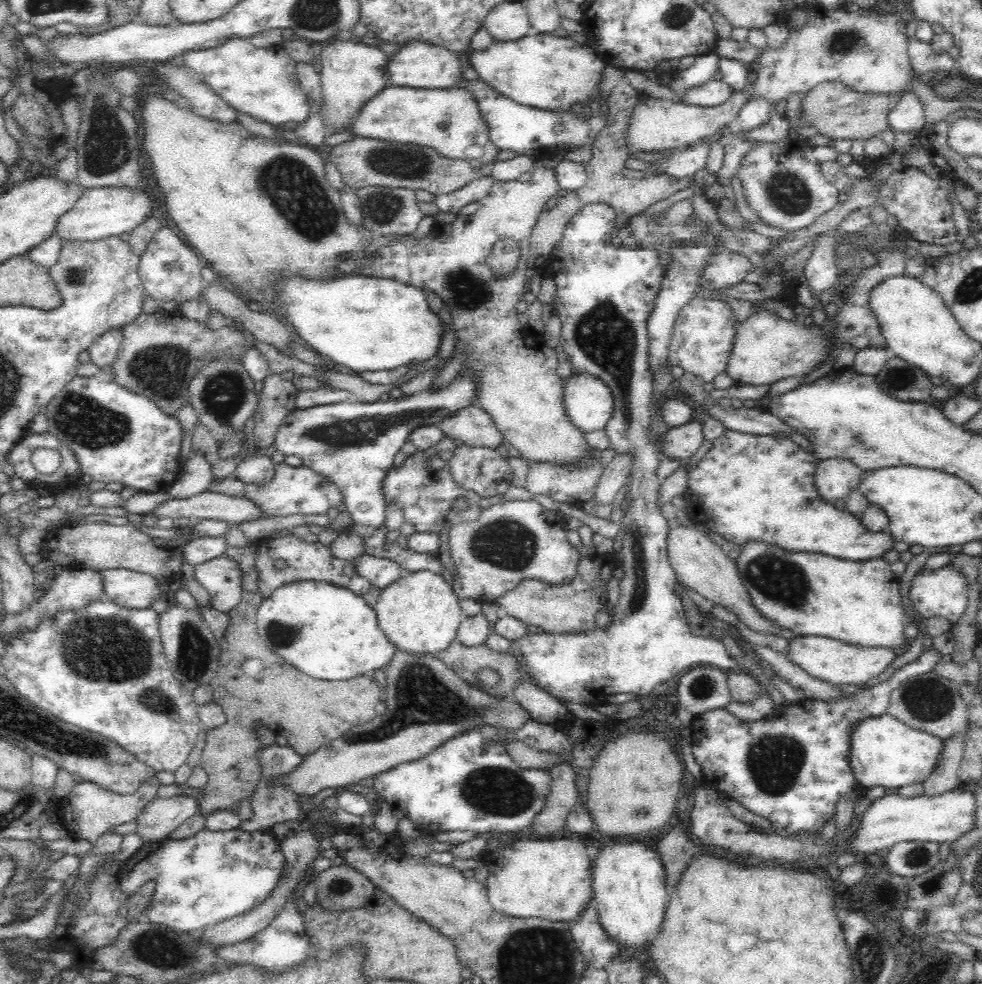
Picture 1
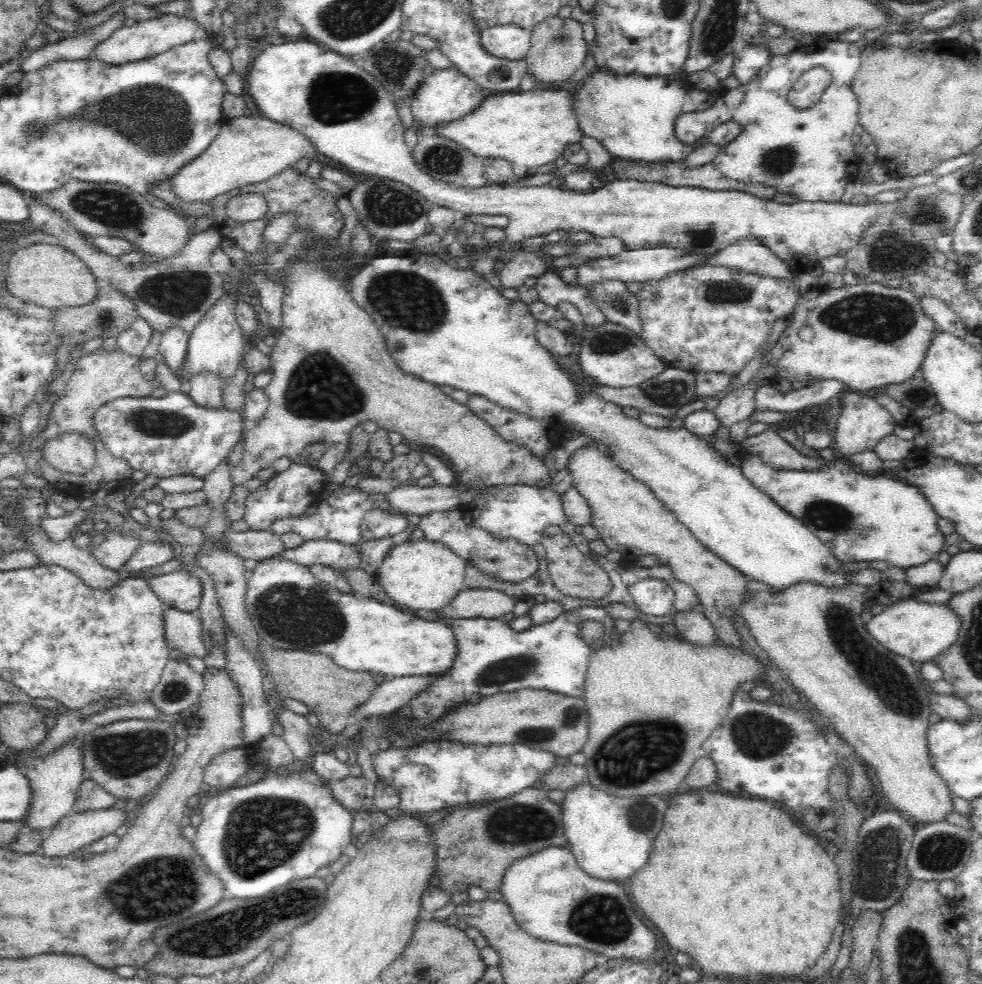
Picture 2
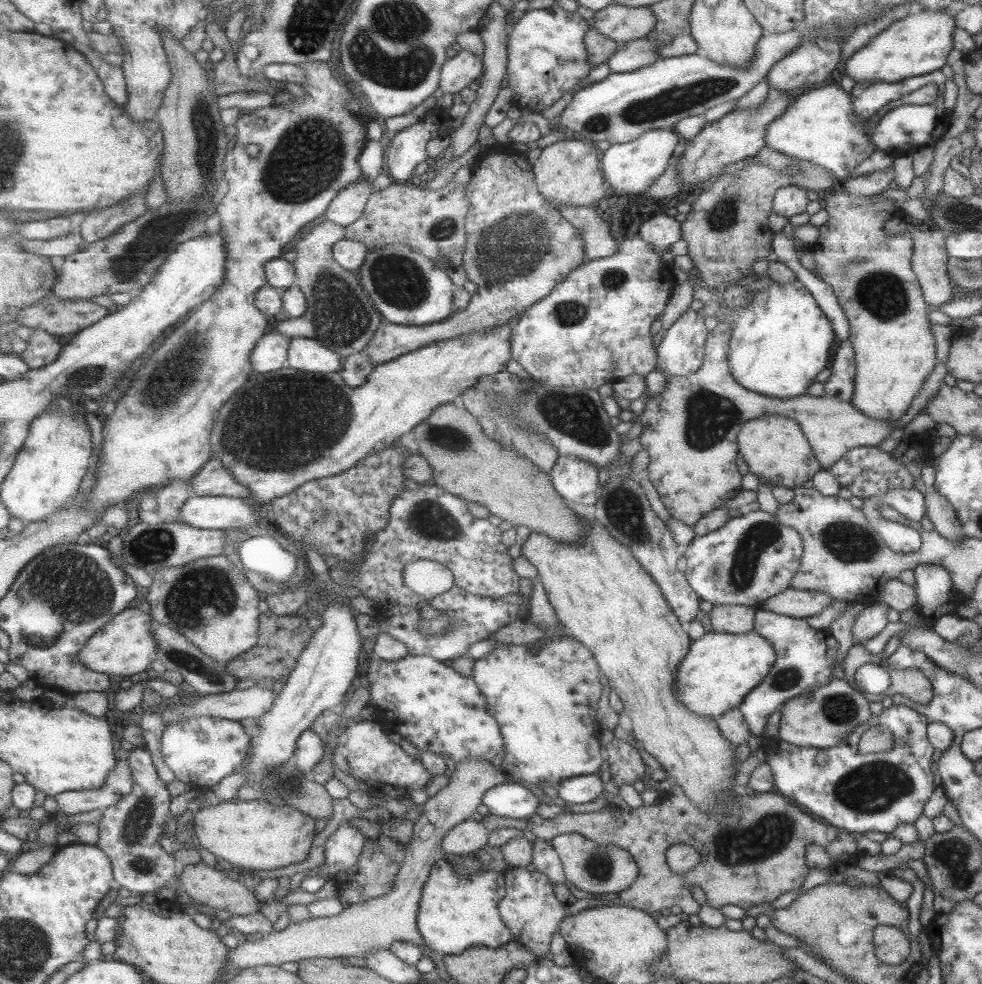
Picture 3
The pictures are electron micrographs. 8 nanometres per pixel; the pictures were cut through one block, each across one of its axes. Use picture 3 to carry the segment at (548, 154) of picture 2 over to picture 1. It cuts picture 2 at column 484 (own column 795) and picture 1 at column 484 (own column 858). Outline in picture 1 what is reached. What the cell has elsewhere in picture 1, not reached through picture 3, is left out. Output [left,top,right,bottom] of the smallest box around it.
[346,85,500,169]

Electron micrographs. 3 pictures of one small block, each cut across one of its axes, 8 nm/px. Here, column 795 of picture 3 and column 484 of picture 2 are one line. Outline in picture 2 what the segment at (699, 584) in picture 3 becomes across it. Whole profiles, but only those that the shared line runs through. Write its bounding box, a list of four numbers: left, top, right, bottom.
[419,508,539,584]

